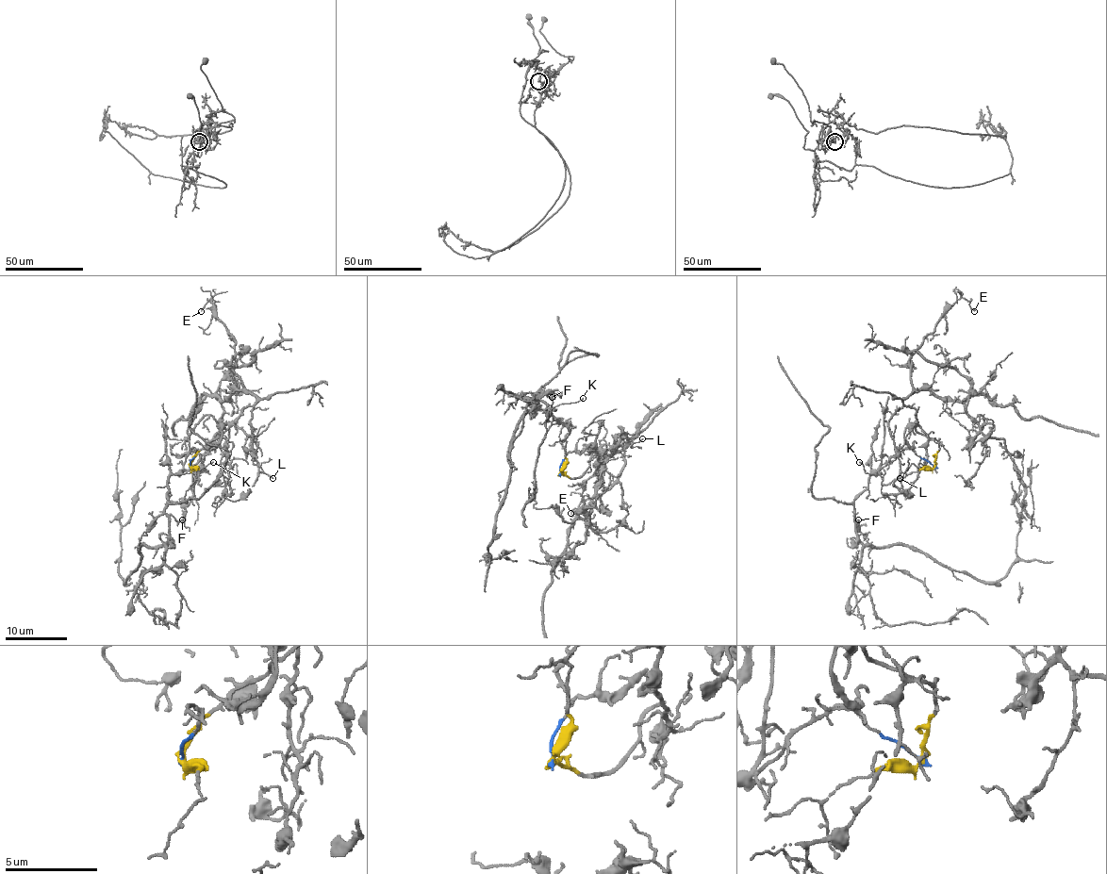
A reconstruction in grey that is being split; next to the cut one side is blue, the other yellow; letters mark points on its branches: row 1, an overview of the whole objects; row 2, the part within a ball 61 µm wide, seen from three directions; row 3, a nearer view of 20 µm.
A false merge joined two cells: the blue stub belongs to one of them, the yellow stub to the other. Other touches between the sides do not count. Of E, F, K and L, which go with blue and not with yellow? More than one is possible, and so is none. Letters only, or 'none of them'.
F, K

